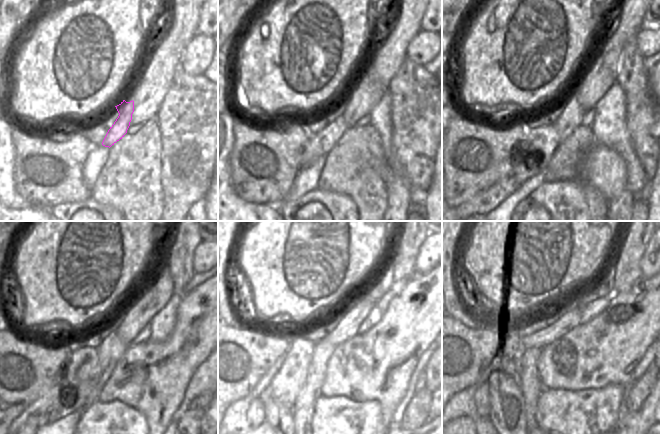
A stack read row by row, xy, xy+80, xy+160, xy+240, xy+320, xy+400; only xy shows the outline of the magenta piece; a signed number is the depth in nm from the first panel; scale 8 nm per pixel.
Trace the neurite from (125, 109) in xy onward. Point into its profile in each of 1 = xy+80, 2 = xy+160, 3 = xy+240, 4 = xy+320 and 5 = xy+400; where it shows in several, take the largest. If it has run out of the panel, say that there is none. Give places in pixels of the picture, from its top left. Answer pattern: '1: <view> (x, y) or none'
1: xy+80 (319, 145)
2: xy+160 (532, 154)
3: xy+240 (68, 391)
4: xy+320 (287, 382)
5: xy+400 (508, 356)

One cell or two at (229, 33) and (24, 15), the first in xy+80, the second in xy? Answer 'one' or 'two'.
one

